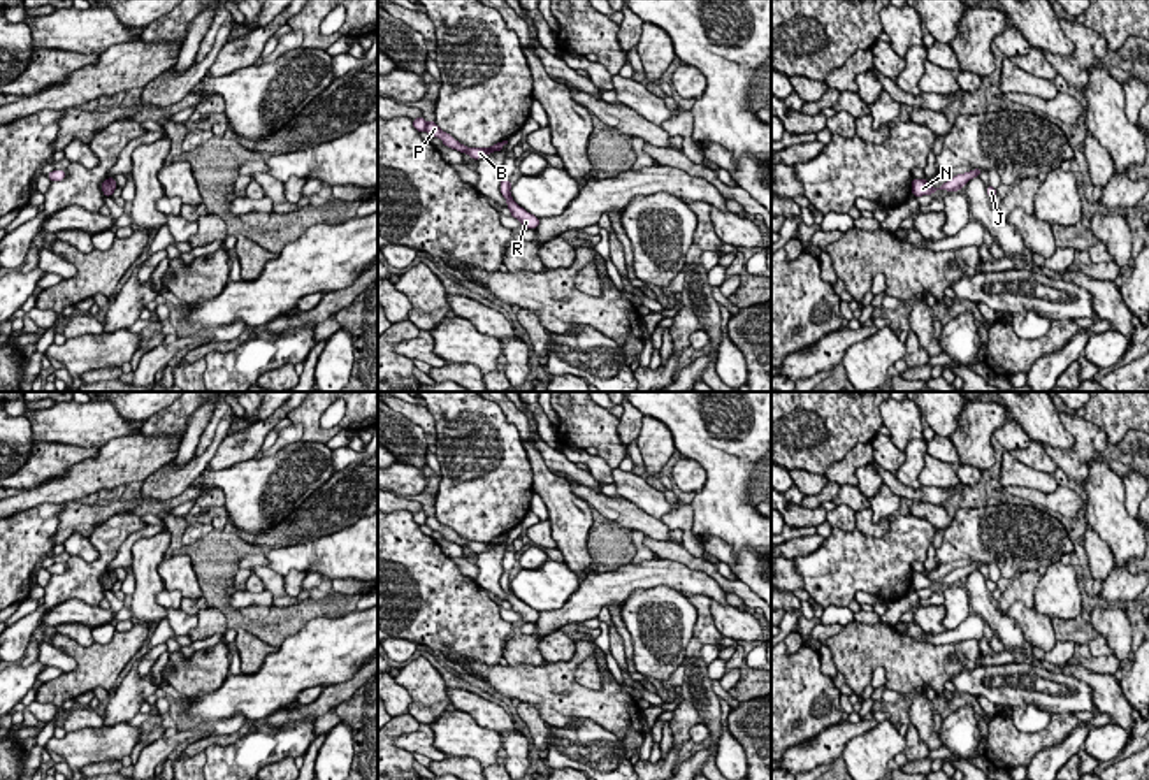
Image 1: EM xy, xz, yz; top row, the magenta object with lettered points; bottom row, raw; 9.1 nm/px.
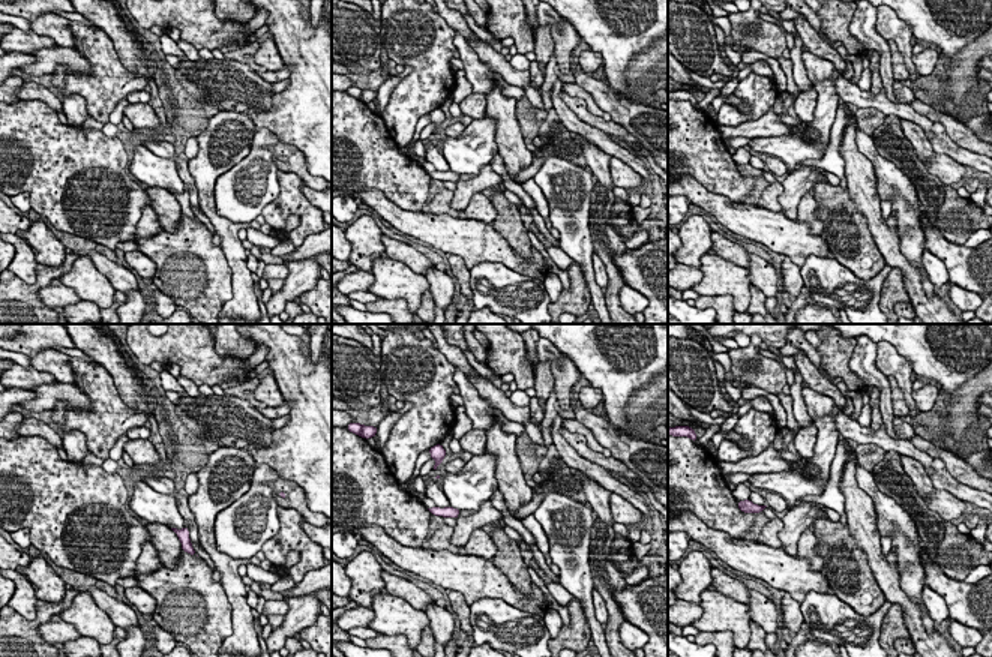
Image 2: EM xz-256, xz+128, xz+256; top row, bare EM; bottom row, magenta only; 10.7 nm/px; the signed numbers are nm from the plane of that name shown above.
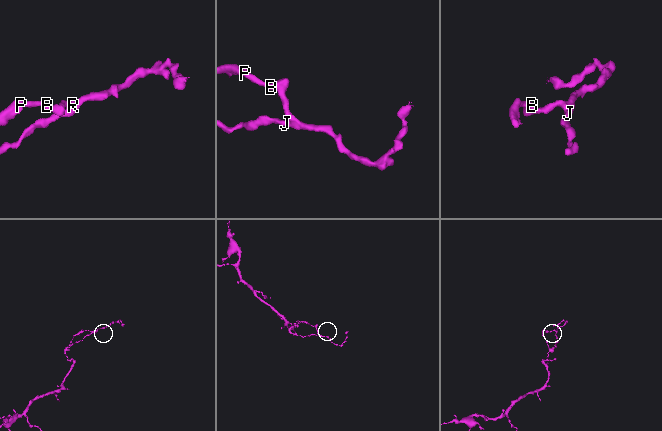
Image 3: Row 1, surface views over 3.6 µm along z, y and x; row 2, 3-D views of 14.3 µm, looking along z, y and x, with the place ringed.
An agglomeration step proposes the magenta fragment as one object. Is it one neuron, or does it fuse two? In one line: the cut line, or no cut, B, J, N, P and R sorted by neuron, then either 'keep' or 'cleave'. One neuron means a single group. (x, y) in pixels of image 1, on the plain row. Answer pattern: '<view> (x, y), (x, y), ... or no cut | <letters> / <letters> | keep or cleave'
no cut | B J N P R | keep

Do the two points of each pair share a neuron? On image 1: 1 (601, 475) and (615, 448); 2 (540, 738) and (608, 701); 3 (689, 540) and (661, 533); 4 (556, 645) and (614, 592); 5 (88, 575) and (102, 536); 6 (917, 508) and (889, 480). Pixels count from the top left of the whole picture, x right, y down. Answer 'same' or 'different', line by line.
1: different
2: different
3: different
4: different
5: same
6: different

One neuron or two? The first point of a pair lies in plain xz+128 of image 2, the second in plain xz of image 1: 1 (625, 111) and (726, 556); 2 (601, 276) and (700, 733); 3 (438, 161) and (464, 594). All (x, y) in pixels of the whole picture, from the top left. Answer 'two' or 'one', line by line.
1: one
2: one
3: two

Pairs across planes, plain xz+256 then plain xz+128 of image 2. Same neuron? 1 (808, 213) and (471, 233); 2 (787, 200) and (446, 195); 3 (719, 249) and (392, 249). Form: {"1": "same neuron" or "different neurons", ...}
{"1": "different neurons", "2": "different neurons", "3": "same neuron"}

